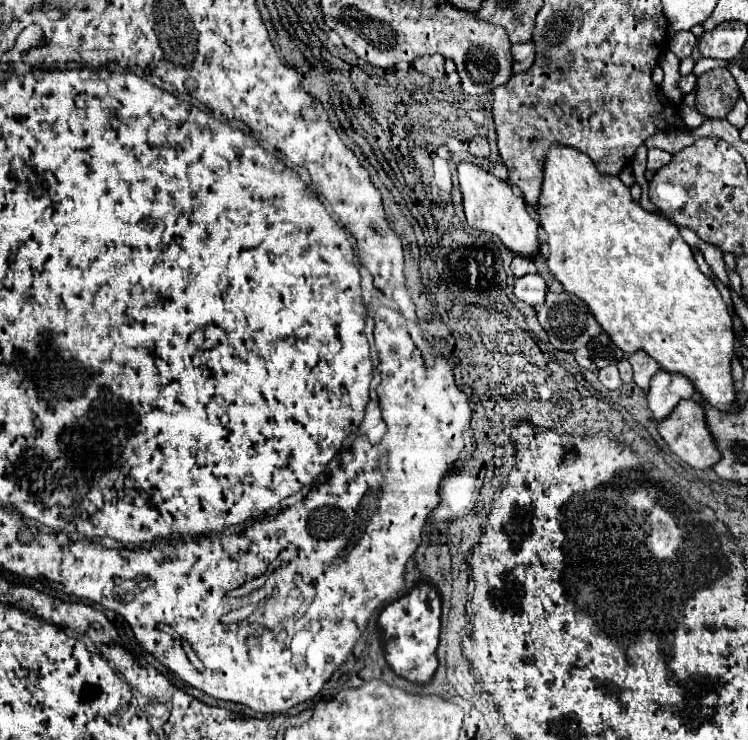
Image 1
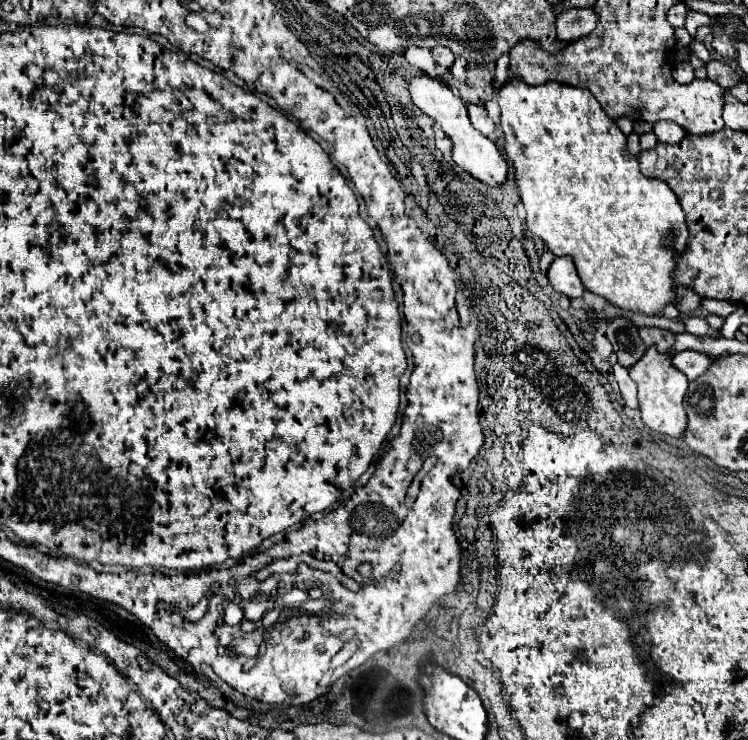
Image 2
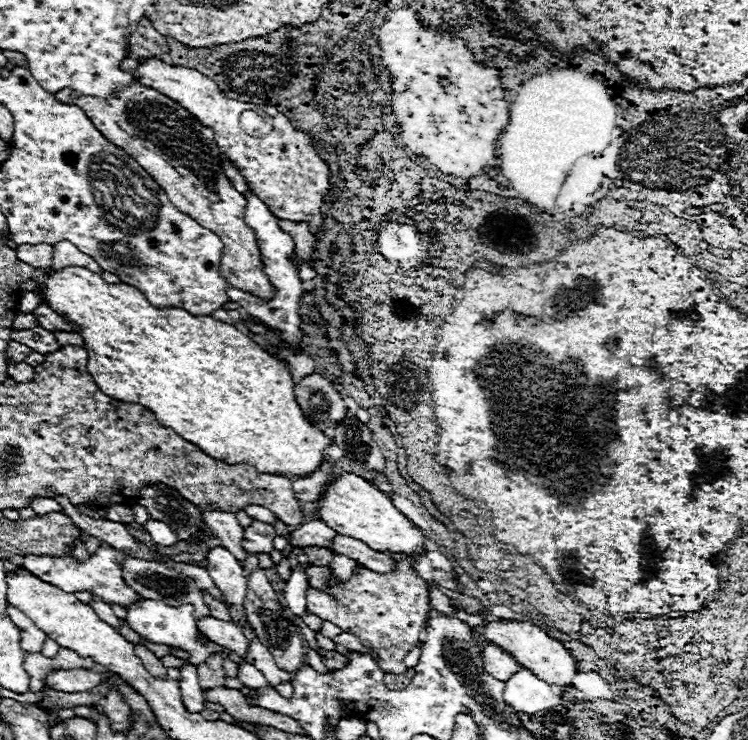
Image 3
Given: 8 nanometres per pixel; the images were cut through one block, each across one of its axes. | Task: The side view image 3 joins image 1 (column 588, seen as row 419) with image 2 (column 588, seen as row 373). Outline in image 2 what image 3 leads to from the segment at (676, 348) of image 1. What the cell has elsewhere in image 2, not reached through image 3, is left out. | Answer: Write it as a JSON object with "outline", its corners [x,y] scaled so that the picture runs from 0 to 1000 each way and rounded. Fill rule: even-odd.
{"outline":[[[682,105],[671,114],[671,119],[666,122],[666,141],[671,146],[671,178],[674,178],[674,208],[676,216],[687,224],[687,235],[690,235],[690,249],[695,257],[695,270],[703,281],[703,303],[706,311],[717,319],[725,322],[730,327],[730,332],[743,343],[743,346],[765,346],[773,373],[778,376],[778,384],[783,392],[807,400],[813,408],[834,416],[834,419],[858,419],[861,424],[885,424],[885,416],[890,414],[890,408],[901,408],[901,384],[896,376],[896,368],[901,365],[901,338],[914,338],[917,324],[920,324],[920,308],[917,308],[917,297],[914,297],[914,286],[906,276],[904,262],[898,262],[898,254],[888,246],[880,246],[874,241],[864,241],[856,227],[853,227],[853,214],[848,208],[840,208],[837,200],[837,184],[832,181],[832,176],[821,168],[821,162],[805,149],[805,143],[799,141],[799,135],[794,132],[791,124],[781,122],[781,119],[770,119],[770,116],[759,116],[759,114],[749,114],[749,111],[727,111],[719,116],[709,116],[703,114],[698,105]],[[901,311],[904,314],[904,327],[898,330],[898,335],[890,335],[885,330],[885,322]]]}

